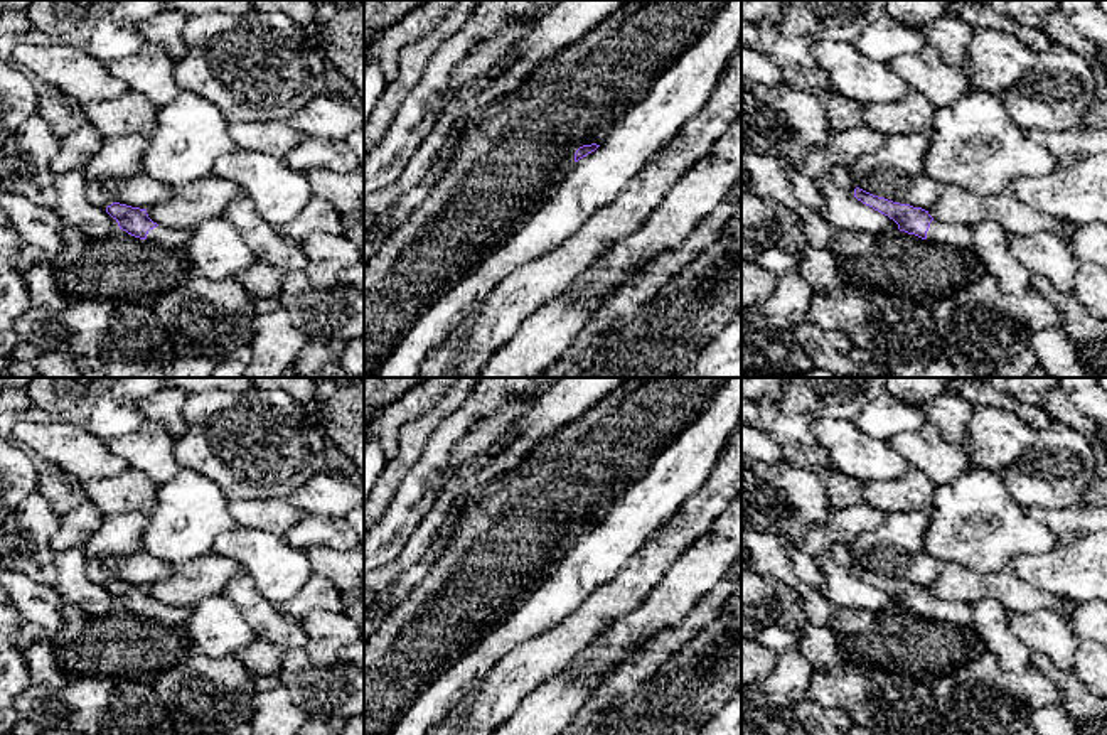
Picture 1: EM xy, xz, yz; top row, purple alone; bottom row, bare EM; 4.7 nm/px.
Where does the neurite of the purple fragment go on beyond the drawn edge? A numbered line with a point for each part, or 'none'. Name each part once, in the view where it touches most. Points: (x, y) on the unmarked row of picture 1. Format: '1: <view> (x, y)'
1: yz (951, 612)

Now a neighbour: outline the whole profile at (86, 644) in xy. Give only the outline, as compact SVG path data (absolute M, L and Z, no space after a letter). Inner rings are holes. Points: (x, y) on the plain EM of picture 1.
M62 605L62 629L47 634L67 676L150 681L194 649L185 625L167 627L123 607L103 615Z

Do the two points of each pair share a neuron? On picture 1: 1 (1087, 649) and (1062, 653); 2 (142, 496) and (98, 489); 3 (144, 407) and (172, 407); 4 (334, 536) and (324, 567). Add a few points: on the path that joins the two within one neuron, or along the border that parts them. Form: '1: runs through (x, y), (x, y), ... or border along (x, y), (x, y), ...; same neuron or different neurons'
1: border along (1080, 639), (1070, 668); different neurons
2: runs through (132, 493), (108, 493); same neuron
3: runs through (150, 407), (165, 407); same neuron
4: border along (346, 548), (310, 547), (305, 552); different neurons

